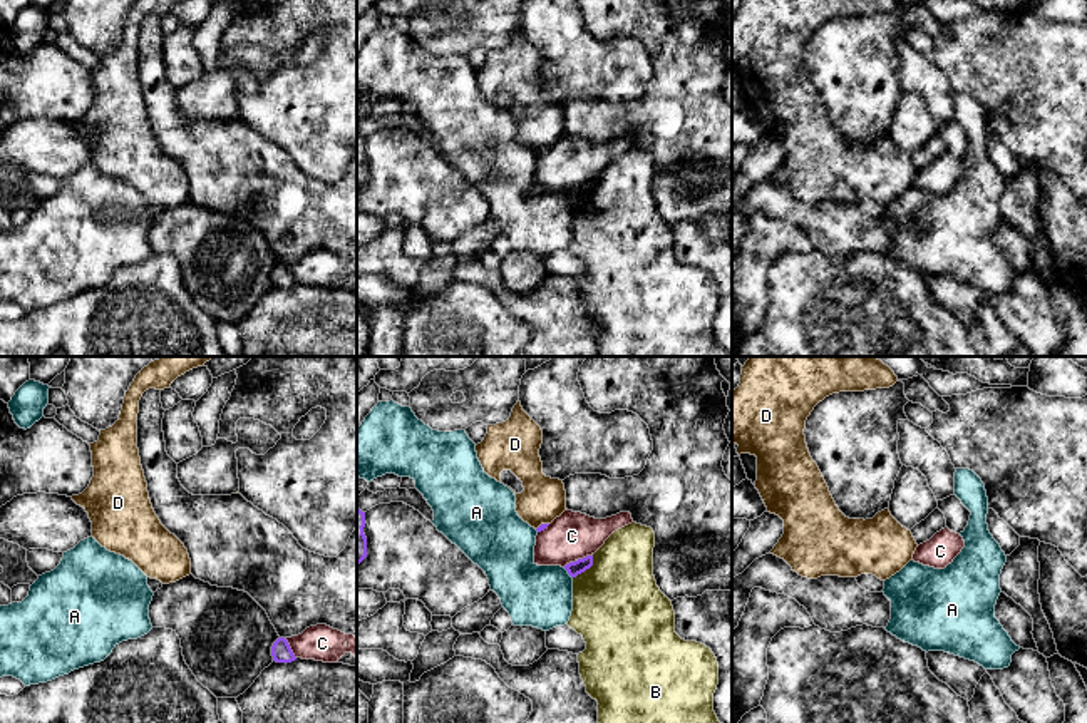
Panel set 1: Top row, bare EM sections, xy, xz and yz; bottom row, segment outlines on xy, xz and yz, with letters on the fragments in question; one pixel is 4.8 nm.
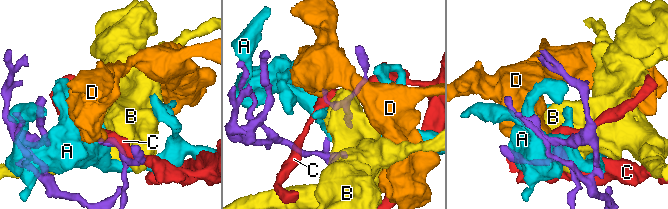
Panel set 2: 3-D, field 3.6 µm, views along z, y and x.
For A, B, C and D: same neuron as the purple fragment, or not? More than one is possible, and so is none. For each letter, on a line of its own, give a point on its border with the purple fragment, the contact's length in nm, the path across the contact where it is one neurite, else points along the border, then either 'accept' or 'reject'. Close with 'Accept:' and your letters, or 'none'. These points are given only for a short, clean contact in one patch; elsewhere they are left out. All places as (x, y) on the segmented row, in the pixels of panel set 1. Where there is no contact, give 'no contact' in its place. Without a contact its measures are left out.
A: contact xz (568, 573); length 70 nm; reject
B: contact xz (587, 568); length 150 nm; reject
C: contact xz (578, 559); length 150 nm; reject
D: contact xz (541, 524); length 70 nm; border xz (548, 523), (536, 529); reject
Accept: none

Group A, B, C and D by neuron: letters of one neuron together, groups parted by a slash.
A / B / C / D

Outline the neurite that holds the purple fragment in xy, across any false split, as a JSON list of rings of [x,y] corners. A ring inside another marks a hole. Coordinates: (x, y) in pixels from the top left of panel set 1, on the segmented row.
[[[278,638],[271,646],[271,656],[276,663],[291,663],[295,661],[295,654],[285,638]]]

